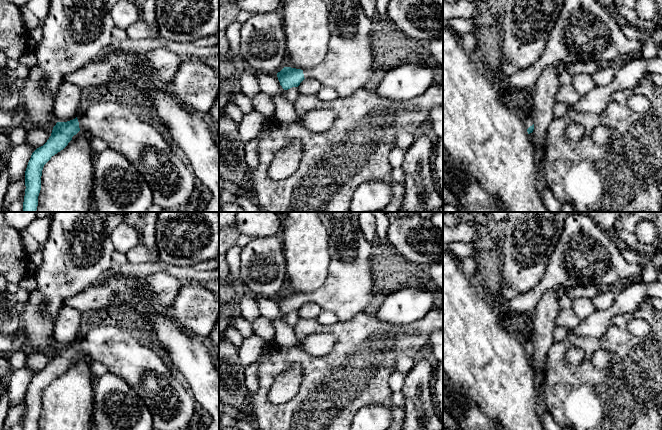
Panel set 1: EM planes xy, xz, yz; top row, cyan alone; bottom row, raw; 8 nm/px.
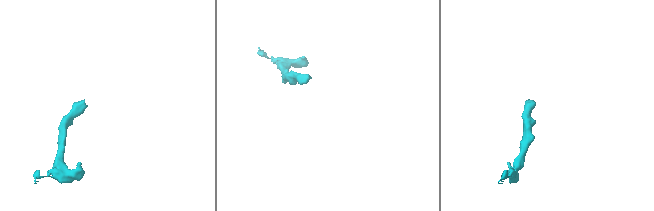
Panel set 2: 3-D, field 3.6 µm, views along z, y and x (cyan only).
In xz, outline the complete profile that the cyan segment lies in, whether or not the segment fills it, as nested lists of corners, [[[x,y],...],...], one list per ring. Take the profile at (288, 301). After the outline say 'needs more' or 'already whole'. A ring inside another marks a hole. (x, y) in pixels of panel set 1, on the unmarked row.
[[[318,212],[318,215],[328,236],[330,265],[326,281],[311,293],[284,291],[277,301],[284,314],[298,311],[305,302],[314,302],[322,310],[335,314],[339,321],[347,321],[364,312],[377,293],[370,264],[372,243],[366,240],[359,226],[359,212]]] | needs more

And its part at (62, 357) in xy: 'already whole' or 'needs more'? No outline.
needs more

